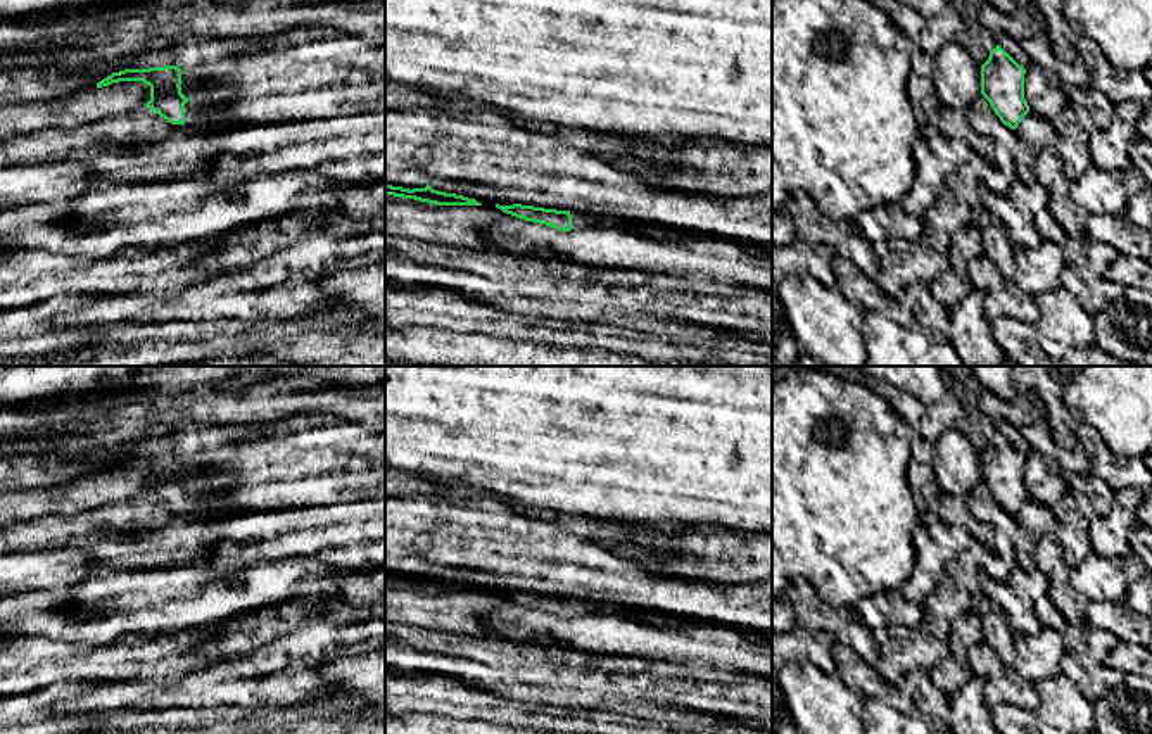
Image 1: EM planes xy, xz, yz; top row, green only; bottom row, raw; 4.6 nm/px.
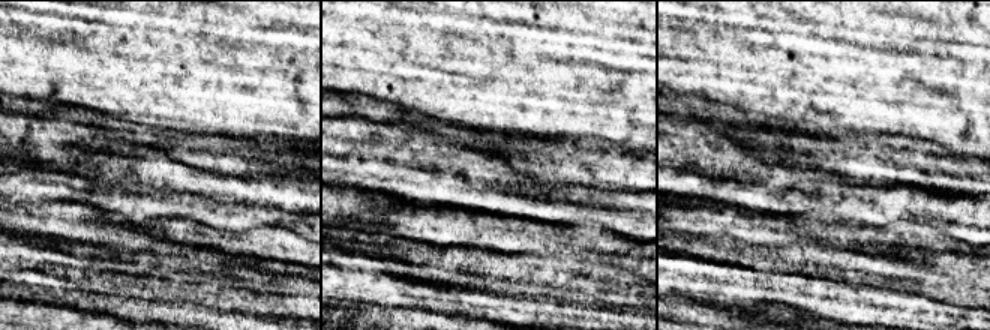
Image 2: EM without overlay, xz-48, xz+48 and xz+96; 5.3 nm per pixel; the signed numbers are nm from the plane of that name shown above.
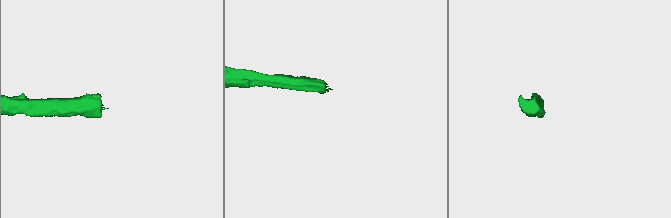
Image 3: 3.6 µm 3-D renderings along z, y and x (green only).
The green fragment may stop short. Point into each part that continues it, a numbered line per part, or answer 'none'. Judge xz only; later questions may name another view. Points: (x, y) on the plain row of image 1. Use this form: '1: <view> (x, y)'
1: xz (579, 607)

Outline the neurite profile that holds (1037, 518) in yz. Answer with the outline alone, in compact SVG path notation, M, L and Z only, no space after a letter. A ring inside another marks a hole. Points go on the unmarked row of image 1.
M1028 499L1019 513L1016 522L1033 537L1040 539L1048 532L1054 532L1057 523L1054 508L1048 508L1035 499Z

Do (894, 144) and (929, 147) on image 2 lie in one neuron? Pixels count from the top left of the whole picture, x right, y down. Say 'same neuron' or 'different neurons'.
same neuron

